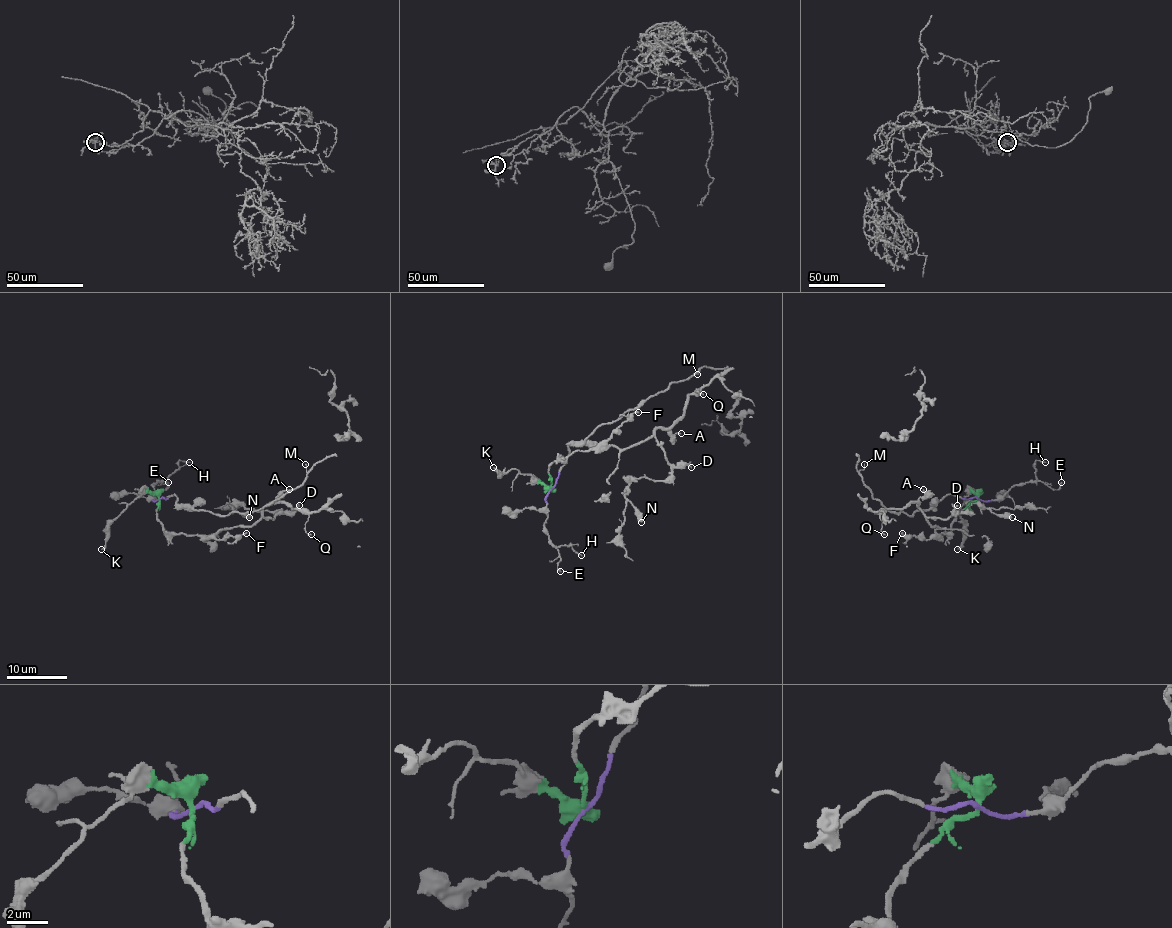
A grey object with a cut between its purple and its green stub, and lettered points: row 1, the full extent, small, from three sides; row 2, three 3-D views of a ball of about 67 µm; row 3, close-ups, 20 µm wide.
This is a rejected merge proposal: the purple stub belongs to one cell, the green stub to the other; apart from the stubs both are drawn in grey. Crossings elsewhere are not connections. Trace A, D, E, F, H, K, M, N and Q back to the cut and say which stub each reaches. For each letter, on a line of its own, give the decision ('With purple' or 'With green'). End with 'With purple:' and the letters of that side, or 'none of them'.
A: With green
D: With green
E: With purple
F: With green
H: With purple
K: With green
M: With purple
N: With green
Q: With green
With purple: E, H, M

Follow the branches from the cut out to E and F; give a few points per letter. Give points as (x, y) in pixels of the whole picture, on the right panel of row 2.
E: (977, 498), (1000, 499), (1013, 486), (1030, 481), (1044, 481), (1057, 489), (1062, 481)
F: (977, 498), (956, 518), (949, 533), (919, 539), (902, 533)

